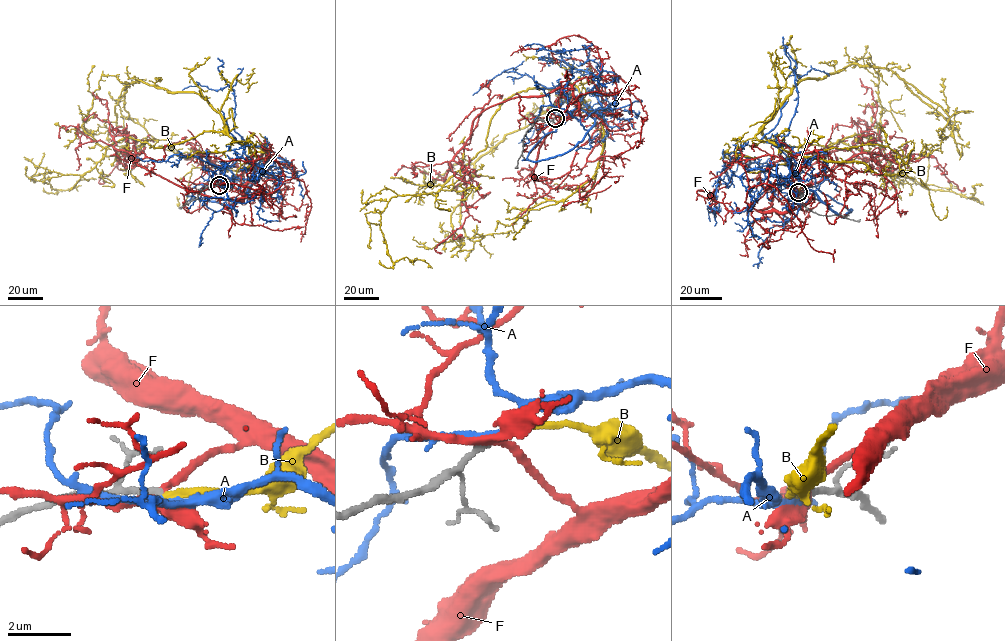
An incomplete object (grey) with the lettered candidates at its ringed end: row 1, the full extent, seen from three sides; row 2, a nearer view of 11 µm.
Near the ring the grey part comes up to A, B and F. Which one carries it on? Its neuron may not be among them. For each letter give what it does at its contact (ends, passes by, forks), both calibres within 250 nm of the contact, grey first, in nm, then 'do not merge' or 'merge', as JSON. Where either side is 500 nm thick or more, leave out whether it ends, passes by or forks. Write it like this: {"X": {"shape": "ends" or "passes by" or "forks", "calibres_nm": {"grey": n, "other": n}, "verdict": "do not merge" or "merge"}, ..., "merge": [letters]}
{"A": {"shape": "passes by", "calibres_nm": {"grey": 200, "other": 200}, "verdict": "do not merge"}, "B": {"shape": "ends", "calibres_nm": {"grey": 190, "other": 200}, "verdict": "merge"}, "F": {"shape": "forks", "calibres_nm": {"grey": 220, "other": 220}, "verdict": "do not merge"}, "merge": ["B"]}

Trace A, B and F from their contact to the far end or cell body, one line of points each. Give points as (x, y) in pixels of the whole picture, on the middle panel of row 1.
A: (554, 118), (577, 107), (595, 118), (602, 109), (598, 79), (568, 65), (559, 52), (563, 50), (524, 46)
B: (555, 118), (588, 109), (571, 84), (516, 93), (439, 190), (390, 199), (391, 260), (432, 268)
F: (554, 118), (578, 112), (568, 84), (476, 118), (454, 159), (466, 169), (469, 215), (435, 249), (442, 253)

